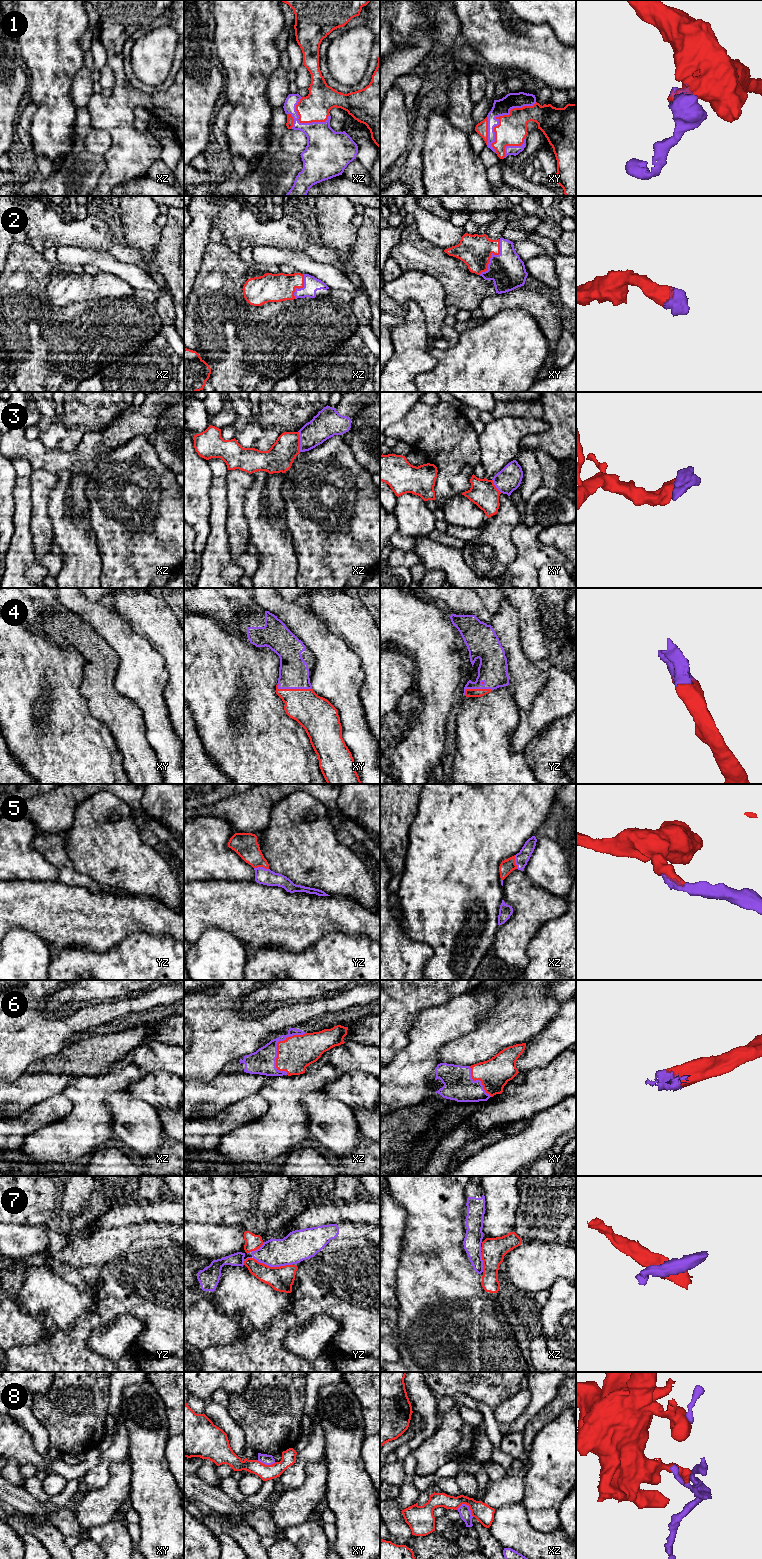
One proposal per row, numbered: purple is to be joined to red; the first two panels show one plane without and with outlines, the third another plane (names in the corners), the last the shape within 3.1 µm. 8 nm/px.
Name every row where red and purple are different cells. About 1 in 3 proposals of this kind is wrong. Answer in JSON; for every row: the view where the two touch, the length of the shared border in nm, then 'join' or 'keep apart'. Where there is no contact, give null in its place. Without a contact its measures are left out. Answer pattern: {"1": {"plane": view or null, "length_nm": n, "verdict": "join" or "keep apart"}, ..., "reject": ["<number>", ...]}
{"1": {"plane": "xy", "length_nm": 550, "verdict": "join"}, "2": {"plane": "xy", "length_nm": 340, "verdict": "join"}, "3": {"plane": "xz", "length_nm": 170, "verdict": "join"}, "4": {"plane": "xy", "length_nm": 280, "verdict": "join"}, "5": {"plane": "yz", "length_nm": 120, "verdict": "join"}, "6": {"plane": "xz", "length_nm": 380, "verdict": "join"}, "7": {"plane": "yz", "length_nm": 320, "verdict": "keep apart"}, "8": {"plane": "xz", "length_nm": 150, "verdict": "keep apart"}, "reject": ["7", "8"]}

